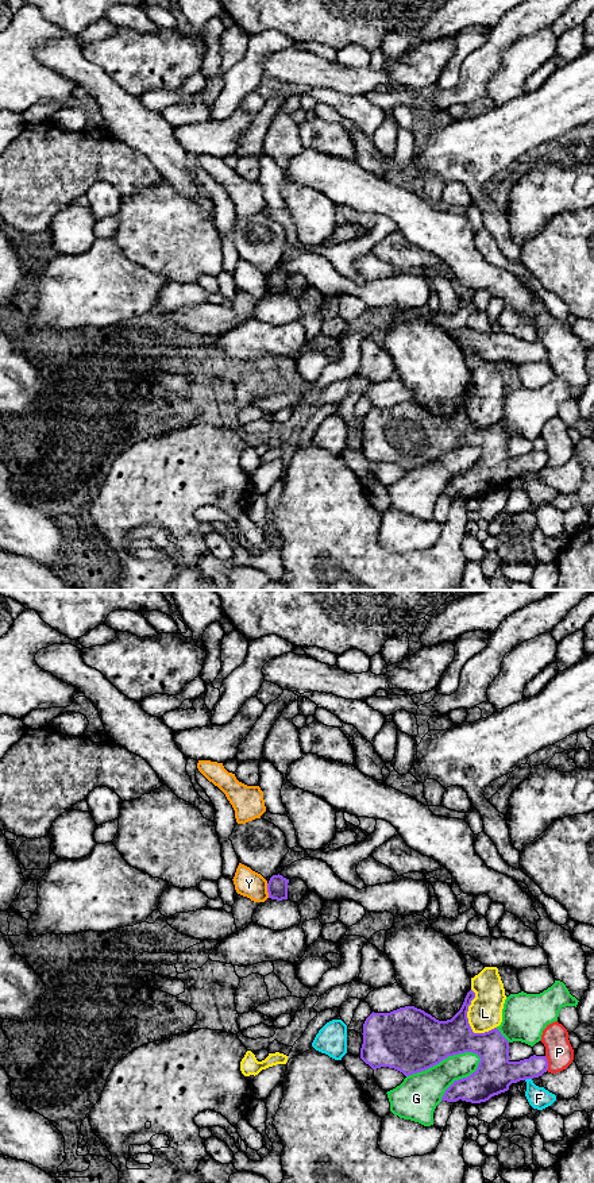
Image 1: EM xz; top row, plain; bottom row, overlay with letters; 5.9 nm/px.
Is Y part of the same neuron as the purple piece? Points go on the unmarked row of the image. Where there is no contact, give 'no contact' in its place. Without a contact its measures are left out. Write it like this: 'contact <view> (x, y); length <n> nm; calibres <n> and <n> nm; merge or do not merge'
contact xz (267, 285); length 90 nm; calibres 130 and 160 nm; do not merge

